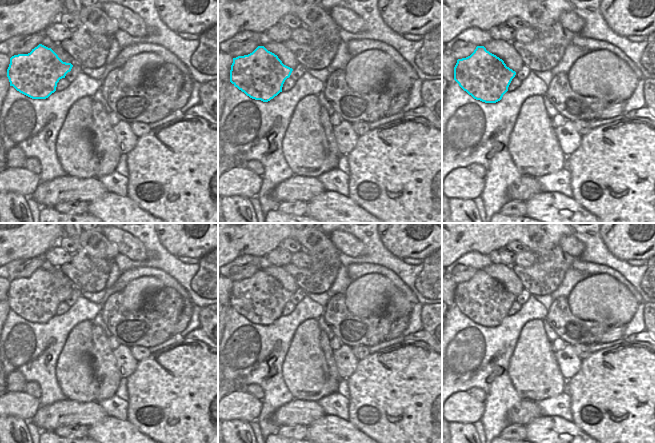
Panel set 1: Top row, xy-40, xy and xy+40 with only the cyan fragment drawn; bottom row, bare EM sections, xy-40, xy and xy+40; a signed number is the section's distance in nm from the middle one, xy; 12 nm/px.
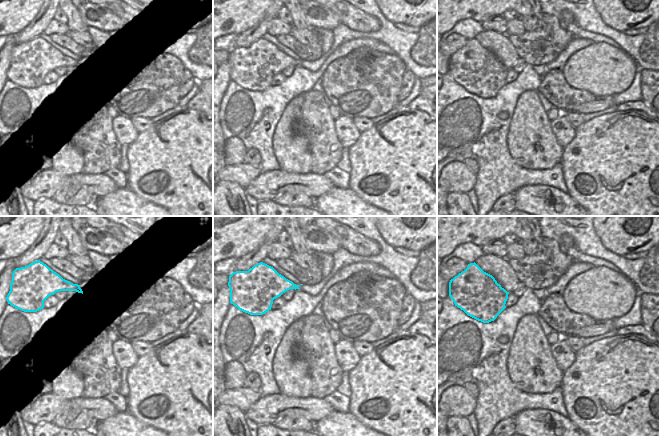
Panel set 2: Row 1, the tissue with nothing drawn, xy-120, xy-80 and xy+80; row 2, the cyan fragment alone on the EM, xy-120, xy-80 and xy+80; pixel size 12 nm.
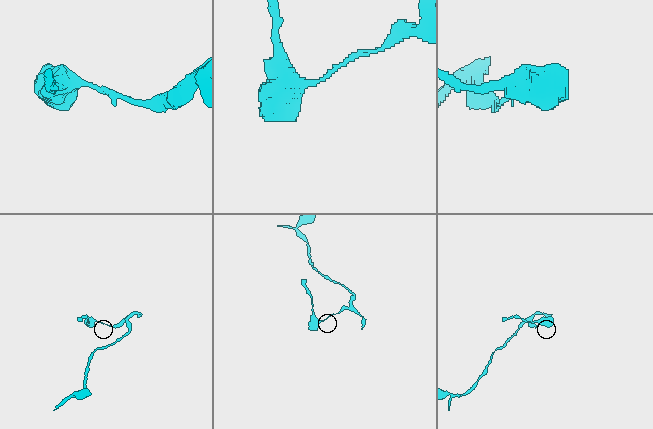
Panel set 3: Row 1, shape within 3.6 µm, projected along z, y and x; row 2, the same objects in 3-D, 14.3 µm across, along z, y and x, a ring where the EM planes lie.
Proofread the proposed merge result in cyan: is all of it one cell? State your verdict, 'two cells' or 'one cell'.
two cells

